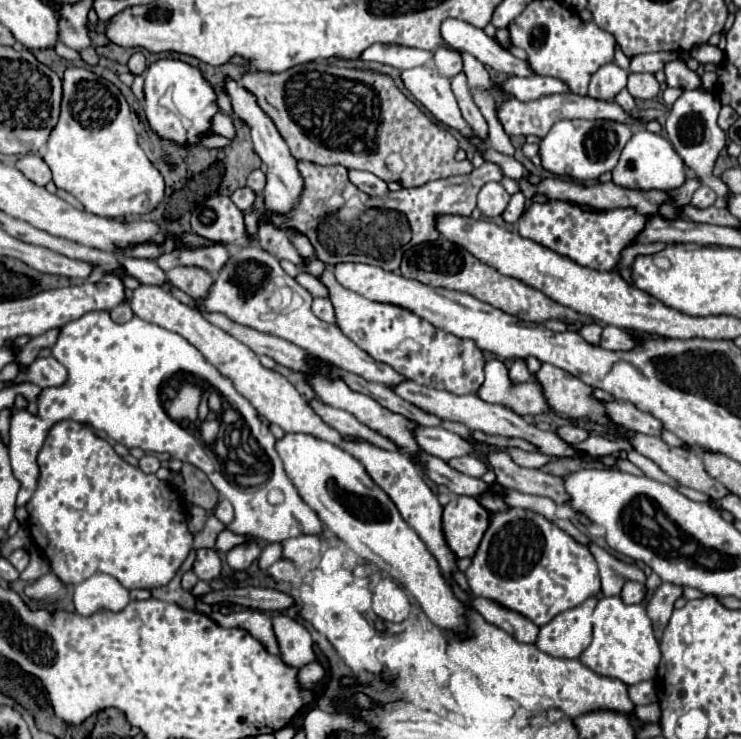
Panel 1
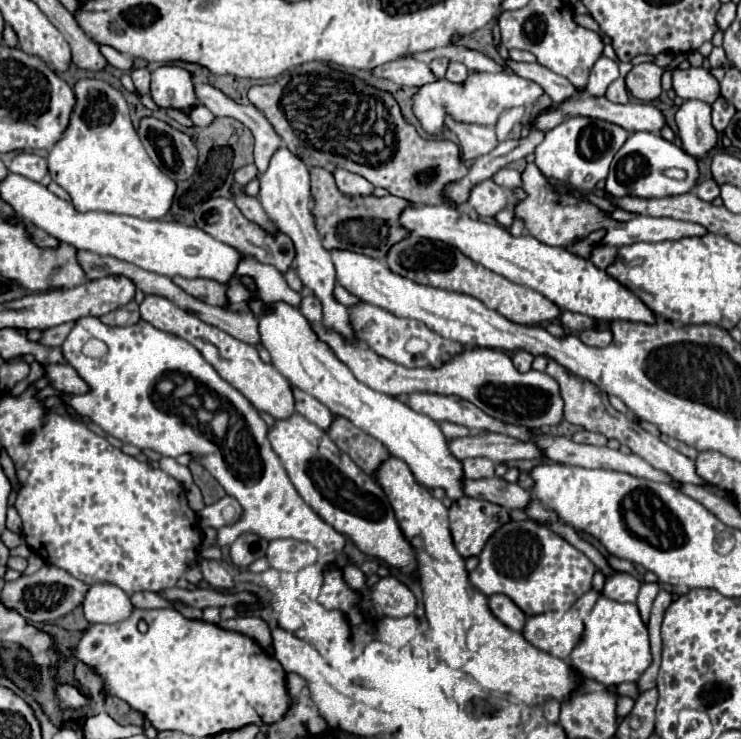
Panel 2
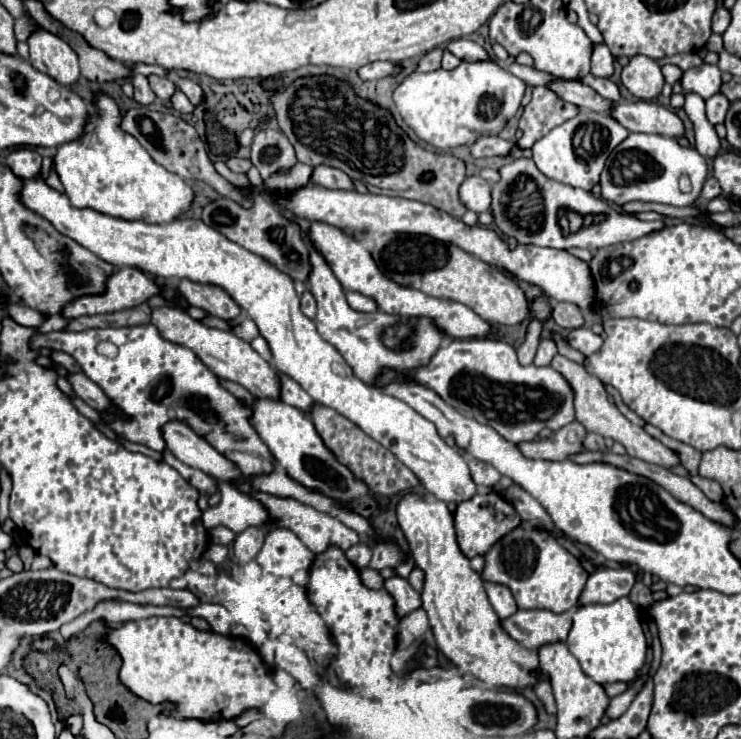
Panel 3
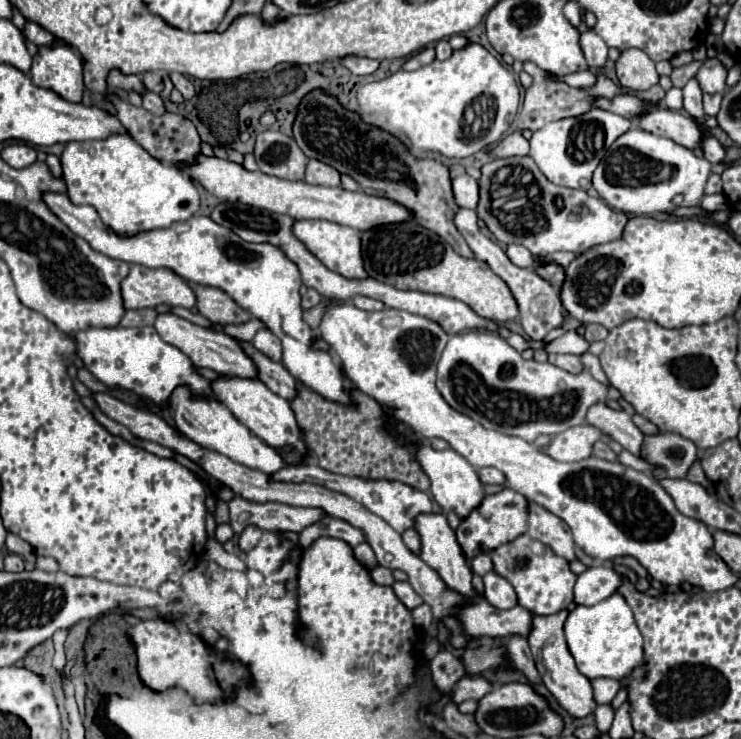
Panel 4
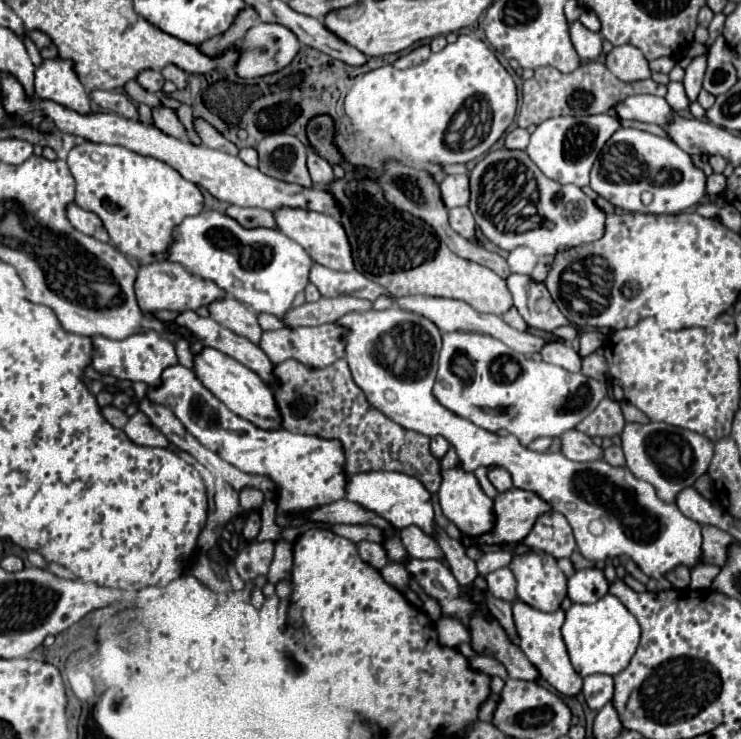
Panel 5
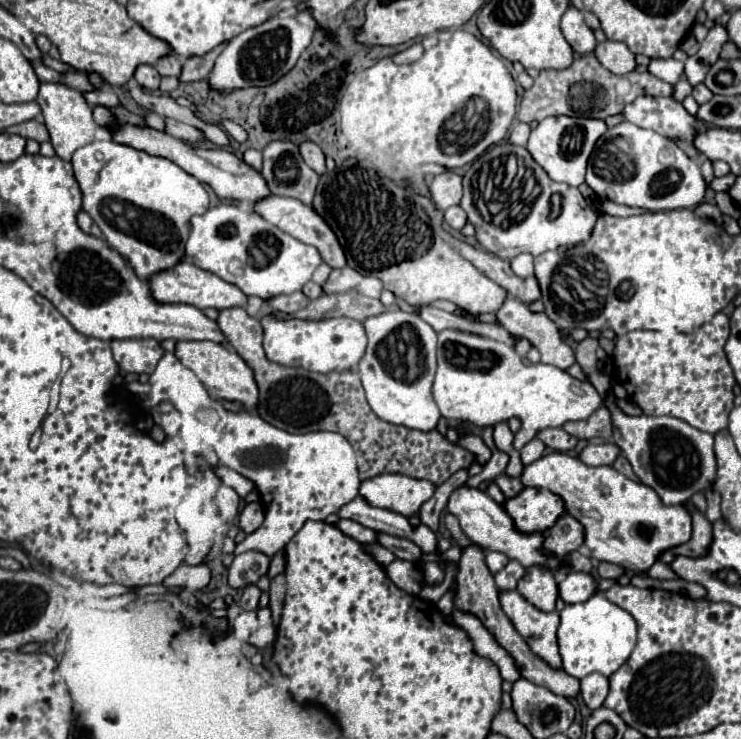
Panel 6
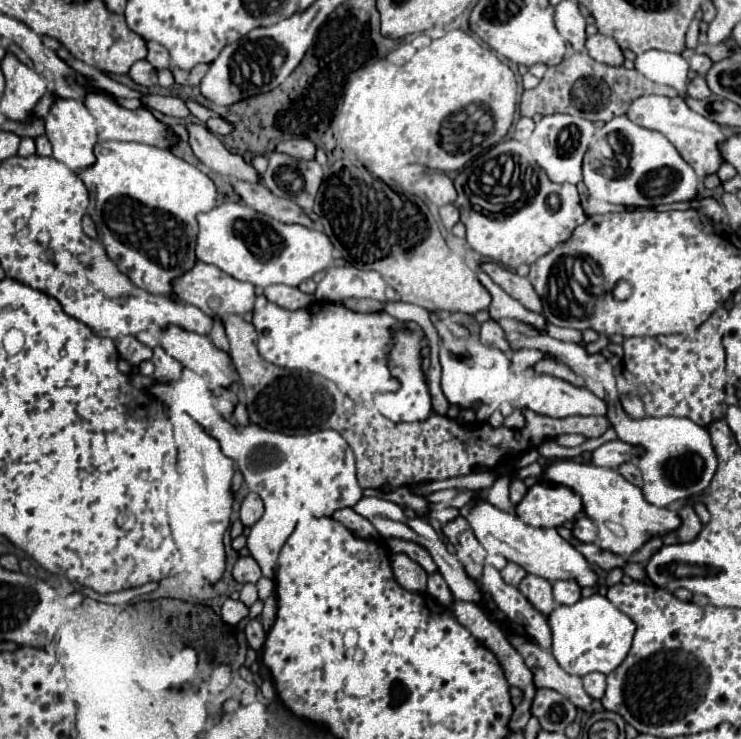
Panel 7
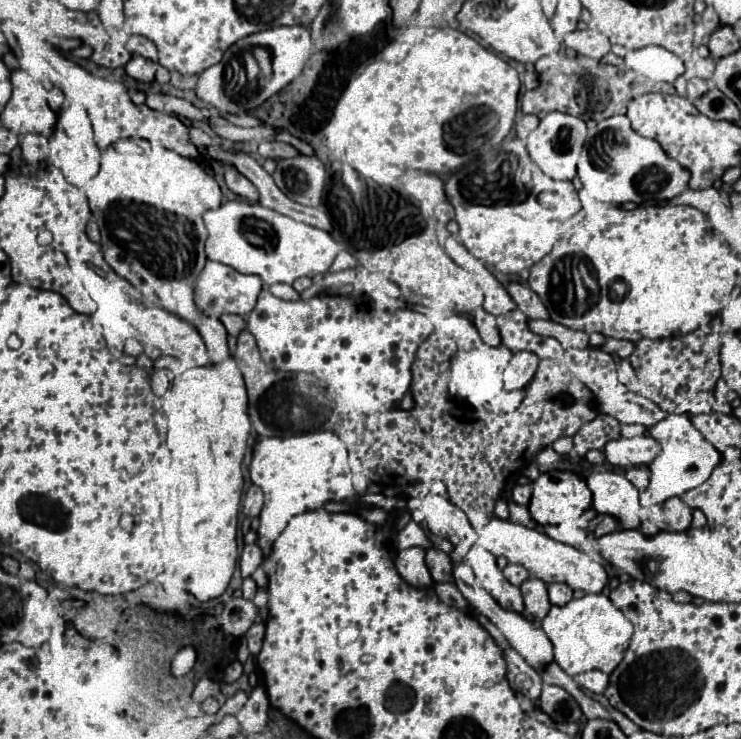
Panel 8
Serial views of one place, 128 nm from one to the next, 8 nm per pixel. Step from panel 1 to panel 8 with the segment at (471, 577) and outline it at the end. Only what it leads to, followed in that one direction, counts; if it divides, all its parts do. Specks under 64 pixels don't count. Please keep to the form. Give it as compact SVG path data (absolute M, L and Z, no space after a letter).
M530 576L528 580L524 580L520 590L522 590L522 596L524 596L526 612L532 614L540 622L550 612L550 606L552 606L550 598L548 598L546 584L540 578Z

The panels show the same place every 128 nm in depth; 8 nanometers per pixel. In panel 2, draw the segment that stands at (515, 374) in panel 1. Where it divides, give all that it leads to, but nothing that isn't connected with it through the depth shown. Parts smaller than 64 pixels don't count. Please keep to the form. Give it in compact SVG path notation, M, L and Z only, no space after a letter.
M516 352L514 358L512 358L514 366L516 366L520 372L528 372L530 366L532 366L532 360L534 360L534 356L528 354L528 352Z

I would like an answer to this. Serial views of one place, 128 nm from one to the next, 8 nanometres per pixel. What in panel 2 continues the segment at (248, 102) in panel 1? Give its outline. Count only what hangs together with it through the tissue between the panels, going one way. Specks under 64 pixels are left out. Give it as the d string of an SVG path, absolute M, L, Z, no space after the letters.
M280 146L272 158L270 158L270 166L264 174L260 174L260 194L258 200L264 208L264 212L270 216L270 220L278 226L280 232L284 232L292 242L294 242L294 268L302 280L302 284L306 288L310 288L316 298L322 302L322 310L324 310L324 320L322 324L328 330L340 332L346 340L352 340L352 326L348 322L348 308L338 304L332 298L332 288L336 284L336 272L334 272L334 264L330 258L330 252L324 250L324 246L320 244L320 236L314 228L314 220L312 220L312 212L310 212L310 178L308 178L308 168L306 164L296 158L286 146Z

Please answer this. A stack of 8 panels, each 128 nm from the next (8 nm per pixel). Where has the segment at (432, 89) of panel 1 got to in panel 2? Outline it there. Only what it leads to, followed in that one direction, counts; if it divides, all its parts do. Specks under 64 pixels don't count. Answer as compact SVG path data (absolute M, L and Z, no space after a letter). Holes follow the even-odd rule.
M400 58L394 62L382 64L374 70L374 74L380 78L388 78L400 86L410 86L410 88L422 88L438 80L428 68L428 64L418 62L414 58ZM446 114L446 118L444 118L444 126L458 136L464 160L484 156L498 144L494 128L490 128L490 126L460 122L460 120L454 120L450 114Z

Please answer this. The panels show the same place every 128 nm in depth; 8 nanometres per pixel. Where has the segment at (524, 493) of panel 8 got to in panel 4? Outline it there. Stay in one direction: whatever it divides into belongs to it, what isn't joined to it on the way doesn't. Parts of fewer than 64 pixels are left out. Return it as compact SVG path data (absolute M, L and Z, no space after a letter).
M480 468L478 476L480 476L482 484L504 484L506 482L504 474L496 468Z

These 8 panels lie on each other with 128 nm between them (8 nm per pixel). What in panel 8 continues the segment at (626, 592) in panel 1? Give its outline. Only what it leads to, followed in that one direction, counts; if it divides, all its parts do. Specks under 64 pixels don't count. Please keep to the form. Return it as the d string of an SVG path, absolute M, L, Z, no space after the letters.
M550 584L548 586L548 594L550 594L550 602L556 606L564 606L572 600L574 592L568 584Z

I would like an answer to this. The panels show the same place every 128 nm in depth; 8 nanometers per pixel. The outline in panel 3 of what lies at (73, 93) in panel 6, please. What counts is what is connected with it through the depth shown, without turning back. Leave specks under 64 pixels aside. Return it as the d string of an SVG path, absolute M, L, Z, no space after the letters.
M36 26L28 36L28 46L30 64L36 70L52 76L56 82L64 86L70 86L80 78L76 52L56 34Z

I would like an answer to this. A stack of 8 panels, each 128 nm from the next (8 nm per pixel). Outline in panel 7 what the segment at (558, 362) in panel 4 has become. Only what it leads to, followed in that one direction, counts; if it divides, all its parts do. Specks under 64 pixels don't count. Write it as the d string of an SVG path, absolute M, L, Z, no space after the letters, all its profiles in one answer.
M478 272L478 278L480 282L488 288L488 292L492 294L492 304L488 308L490 316L492 318L512 318L512 320L518 320L522 324L528 324L532 326L534 330L538 330L540 334L546 334L546 328L548 328L548 322L542 314L538 312L530 312L528 308L524 308L518 300L514 300L512 296L508 296L500 286L496 286L486 274Z

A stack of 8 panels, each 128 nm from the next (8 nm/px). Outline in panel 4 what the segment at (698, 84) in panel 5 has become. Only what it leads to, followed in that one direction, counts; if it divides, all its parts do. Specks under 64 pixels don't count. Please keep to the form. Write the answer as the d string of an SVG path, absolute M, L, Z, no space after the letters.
M692 78L684 88L684 110L694 118L694 122L698 124L700 130L706 130L706 114L702 108L702 90L696 84L696 80Z

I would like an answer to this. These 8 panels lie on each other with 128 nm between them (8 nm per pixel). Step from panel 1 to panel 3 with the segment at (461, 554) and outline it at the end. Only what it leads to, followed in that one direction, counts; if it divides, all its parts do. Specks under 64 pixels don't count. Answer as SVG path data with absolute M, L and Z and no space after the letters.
M490 492L490 494L476 494L470 500L458 504L456 512L454 512L454 526L456 526L456 538L458 538L458 546L460 550L468 556L474 558L478 554L486 554L488 548L504 534L508 534L512 528L520 526L520 516L516 514L516 510L512 508L512 504L508 504L508 500L504 500L502 496Z

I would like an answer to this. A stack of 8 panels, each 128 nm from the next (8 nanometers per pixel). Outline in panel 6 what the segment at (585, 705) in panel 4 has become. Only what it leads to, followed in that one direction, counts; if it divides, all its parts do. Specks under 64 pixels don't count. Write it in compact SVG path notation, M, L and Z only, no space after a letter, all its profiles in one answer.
M516 590L502 592L500 604L504 614L510 618L518 634L524 638L528 648L542 660L548 662L548 666L560 670L562 668L562 656L558 652L558 638L556 630L560 624L558 612L542 612L534 608L528 600L524 600Z

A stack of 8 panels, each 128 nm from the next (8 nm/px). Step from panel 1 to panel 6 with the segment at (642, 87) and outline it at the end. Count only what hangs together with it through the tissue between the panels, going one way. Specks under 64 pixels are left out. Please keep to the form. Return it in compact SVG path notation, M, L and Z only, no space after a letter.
M612 40L600 42L594 54L600 60L600 64L608 68L612 74L624 76L636 70L636 54L630 52L630 48L622 42L612 42Z

